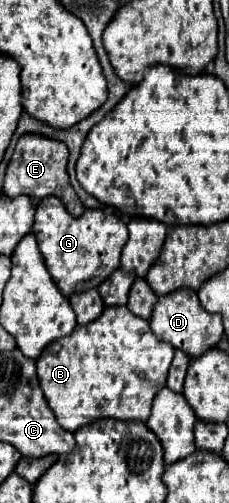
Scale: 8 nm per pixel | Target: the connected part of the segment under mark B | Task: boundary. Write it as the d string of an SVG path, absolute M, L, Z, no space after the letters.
M114 306L106 308L98 320L84 326L76 326L76 330L70 336L64 336L62 340L50 344L36 362L38 382L52 414L56 416L58 424L68 432L76 432L84 424L102 418L146 422L152 410L154 396L166 386L172 356L174 348L158 340L154 332L150 332L146 320L134 316L126 306Z

